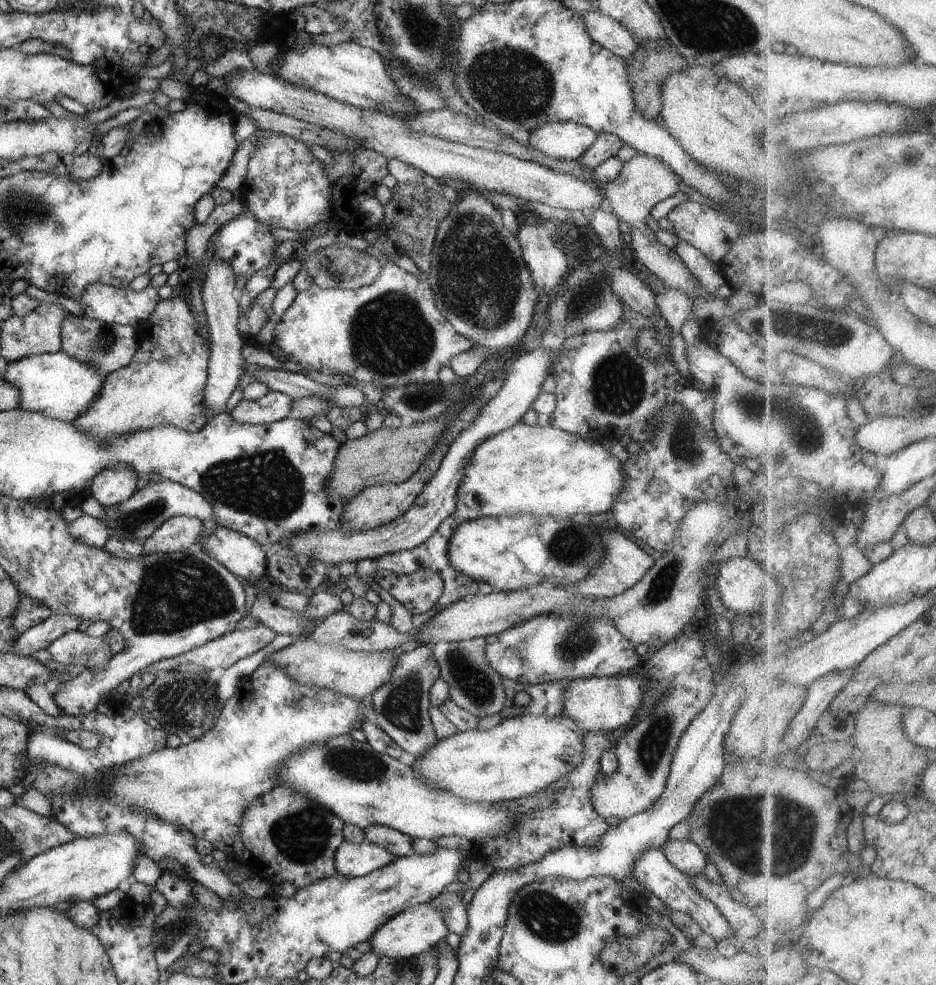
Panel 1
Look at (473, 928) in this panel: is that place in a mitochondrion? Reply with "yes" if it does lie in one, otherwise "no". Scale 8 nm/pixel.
no

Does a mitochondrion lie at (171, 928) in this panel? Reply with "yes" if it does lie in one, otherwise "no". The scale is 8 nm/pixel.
yes

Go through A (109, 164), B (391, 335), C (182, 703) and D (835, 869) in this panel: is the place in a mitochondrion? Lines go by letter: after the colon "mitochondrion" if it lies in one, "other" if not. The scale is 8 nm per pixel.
A: other
B: mitochondrion
C: mitochondrion
D: other

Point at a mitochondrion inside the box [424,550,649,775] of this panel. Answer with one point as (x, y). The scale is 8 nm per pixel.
(474, 683)

